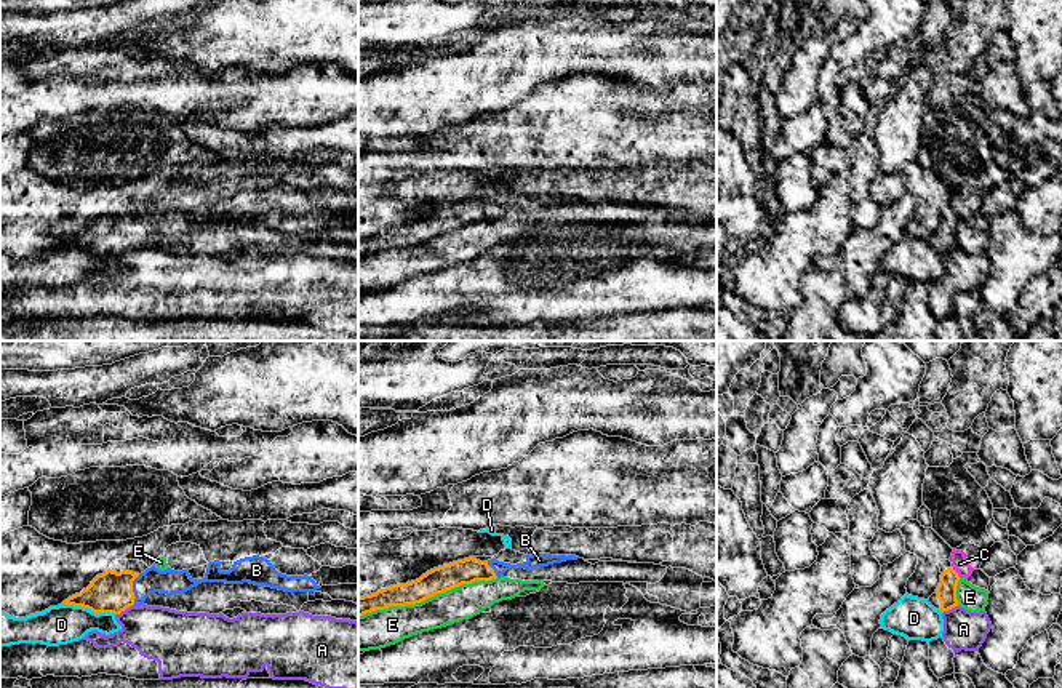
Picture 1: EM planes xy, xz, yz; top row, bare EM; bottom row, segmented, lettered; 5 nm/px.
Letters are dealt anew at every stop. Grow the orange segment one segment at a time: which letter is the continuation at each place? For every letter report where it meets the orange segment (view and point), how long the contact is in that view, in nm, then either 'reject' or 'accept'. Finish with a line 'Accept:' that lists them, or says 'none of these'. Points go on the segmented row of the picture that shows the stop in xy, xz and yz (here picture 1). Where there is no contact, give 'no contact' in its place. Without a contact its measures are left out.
A: xy (123, 610) | 100 nm | reject
B: xy (131, 591) | 170 nm | accept
C: yz (955, 572) | 80 nm | reject
D: xy (88, 608) | 280 nm | reject
E: xz (427, 597) | 700 nm | reject
Accept: B

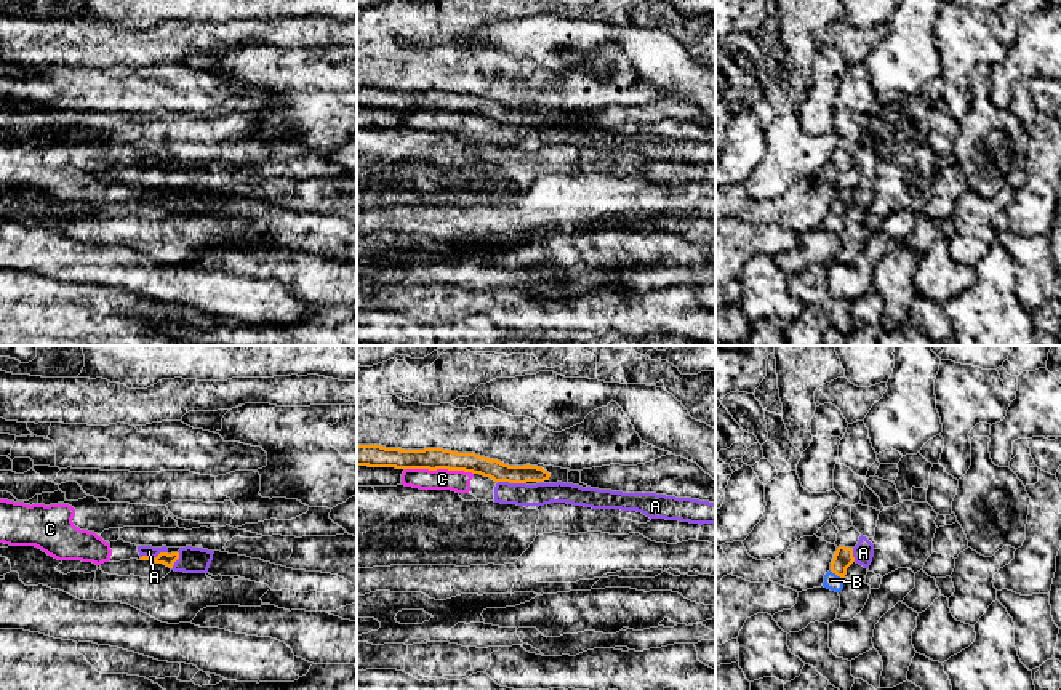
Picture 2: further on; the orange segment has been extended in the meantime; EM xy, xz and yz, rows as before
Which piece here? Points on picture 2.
A: xz (512, 482) | 140 nm | reject
B: yz (837, 575) | 90 nm | accept
C: xz (439, 468) | 340 nm | reject
Accept: B

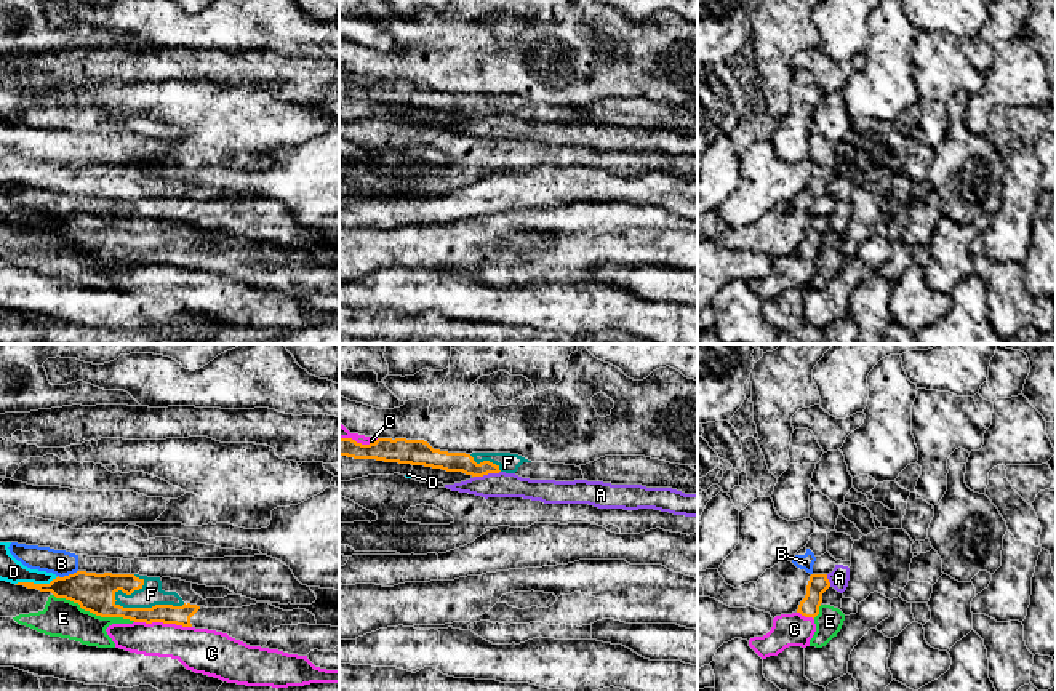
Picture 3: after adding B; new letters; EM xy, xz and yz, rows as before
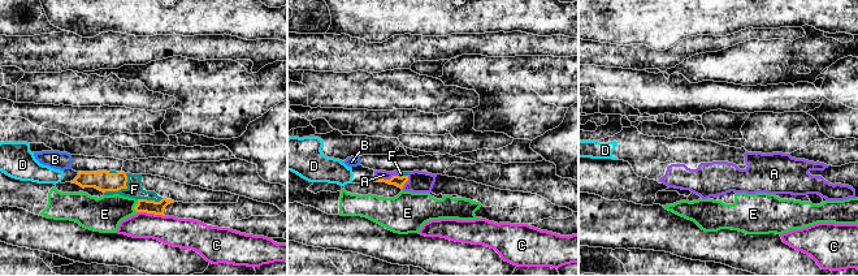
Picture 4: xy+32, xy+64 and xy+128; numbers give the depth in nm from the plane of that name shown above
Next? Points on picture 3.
A: xz (487, 474) | 140 nm | reject
B: xy (69, 575) | 110 nm | reject
C: xy (164, 623) | 280 nm | reject
D: xy (37, 584) | 220 nm | reject
E: xy (95, 613) | 440 nm | reject
F: xy (146, 608) | 360 nm | accept
Accept: F

